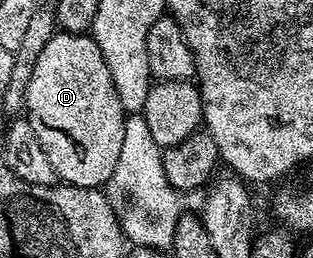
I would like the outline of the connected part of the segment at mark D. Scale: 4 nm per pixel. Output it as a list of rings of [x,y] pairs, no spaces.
[[[56,31],[49,38],[45,48],[38,55],[29,80],[25,119],[33,126],[37,139],[41,141],[41,150],[53,162],[56,177],[64,184],[78,188],[102,189],[110,181],[113,170],[117,170],[117,158],[121,158],[121,141],[125,138],[127,116],[113,90],[113,78],[109,78],[109,66],[101,58],[101,46],[97,46],[94,36],[82,32]]]

